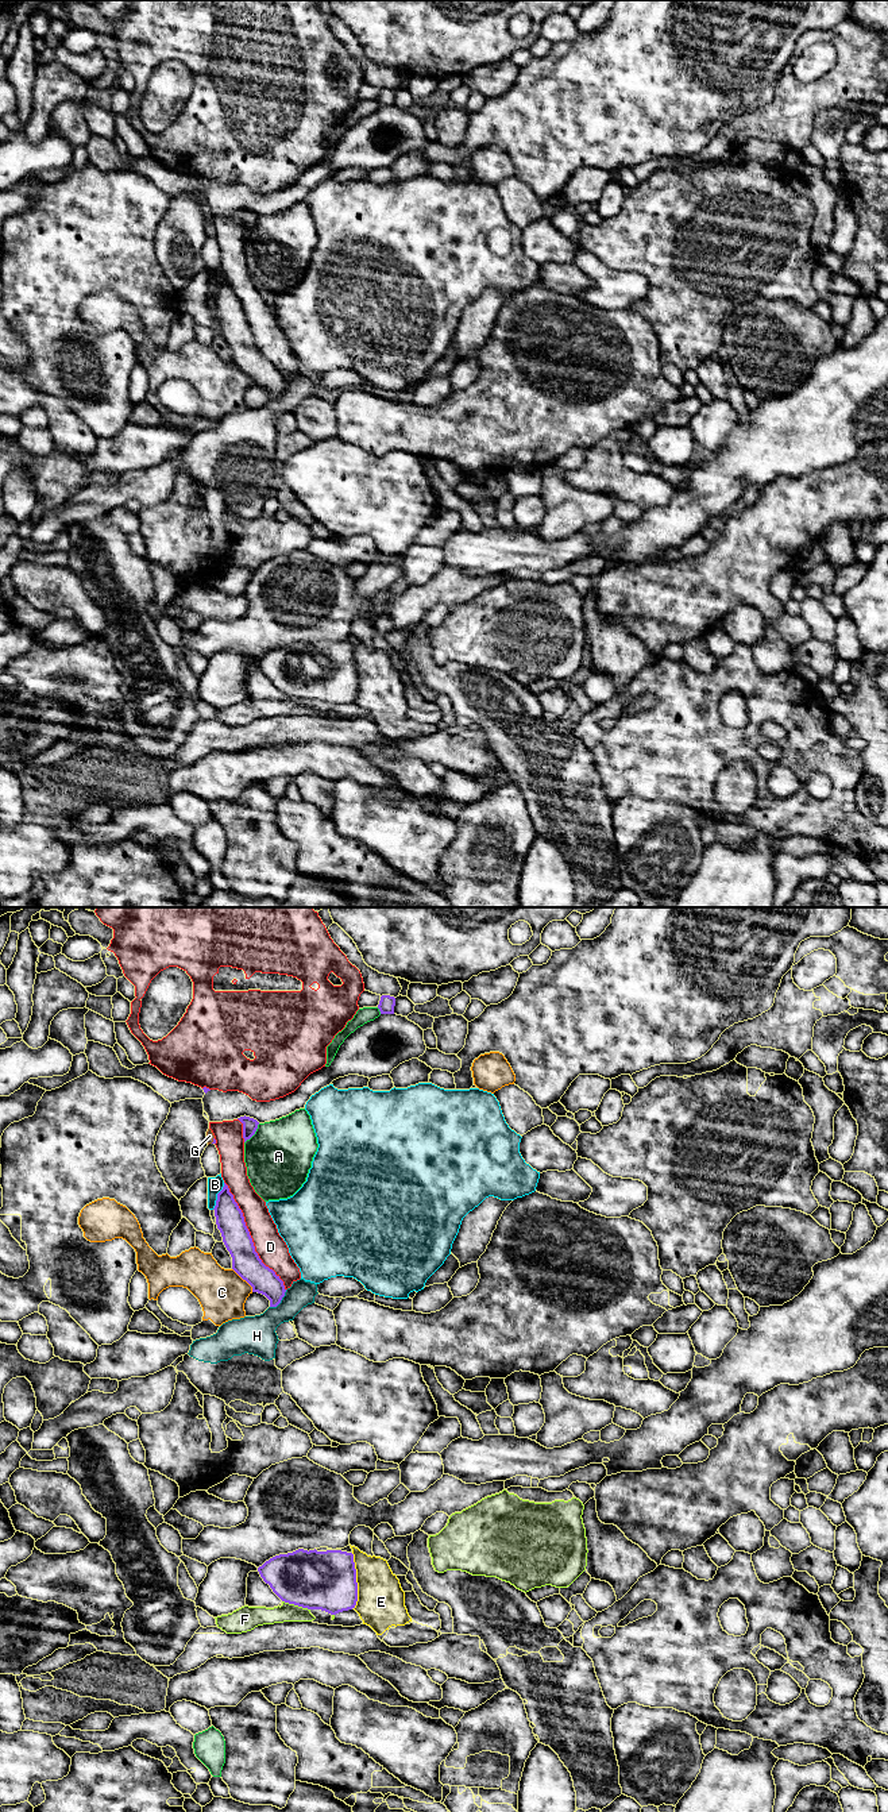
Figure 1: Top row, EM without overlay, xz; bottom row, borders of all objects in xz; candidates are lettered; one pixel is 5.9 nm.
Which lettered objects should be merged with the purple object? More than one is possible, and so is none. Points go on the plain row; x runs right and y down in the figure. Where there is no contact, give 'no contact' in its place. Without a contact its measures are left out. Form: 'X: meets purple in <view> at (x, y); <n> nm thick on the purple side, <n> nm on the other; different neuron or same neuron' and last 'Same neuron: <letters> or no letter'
A: meets purple in xz at (254, 226); 90 nm thick on the purple side, 400 nm on the other; different neuron
B: meets purple in xz at (217, 289); 170 nm thick on the purple side, 100 nm on the other; different neuron
C: meets purple in xz at (244, 371); 170 nm thick on the purple side, 280 nm on the other; different neuron
D: meets purple in xz at (250, 330); 170 nm thick on the purple side, 180 nm on the other; different neuron
E: meets purple in xz at (355, 674); 360 nm thick on the purple side, 280 nm on the other; different neuron
F: meets purple in xz at (296, 697); 360 nm thick on the purple side, 110 nm on the other; different neuron
G: meets purple in xz at (213, 232); 20 nm thick on the purple side, 50 nm on the other; same neuron
H: meets purple in xz at (281, 392); 160 nm thick on the purple side, 220 nm on the other; different neuron
Same neuron: G

